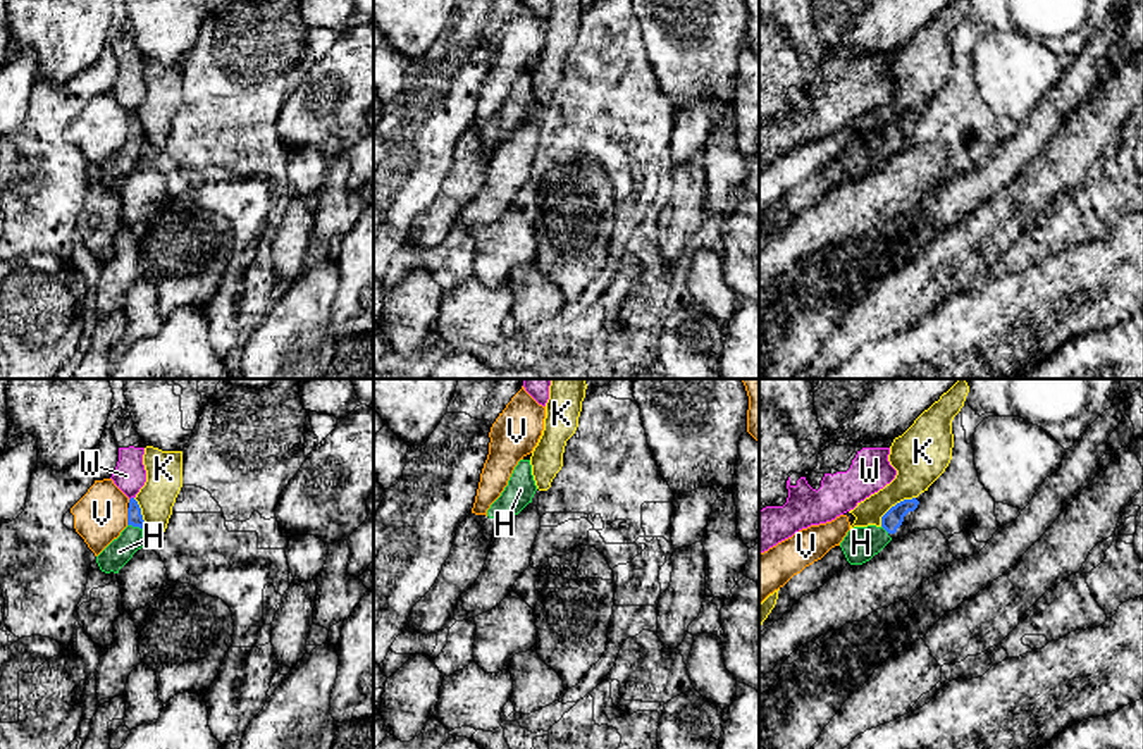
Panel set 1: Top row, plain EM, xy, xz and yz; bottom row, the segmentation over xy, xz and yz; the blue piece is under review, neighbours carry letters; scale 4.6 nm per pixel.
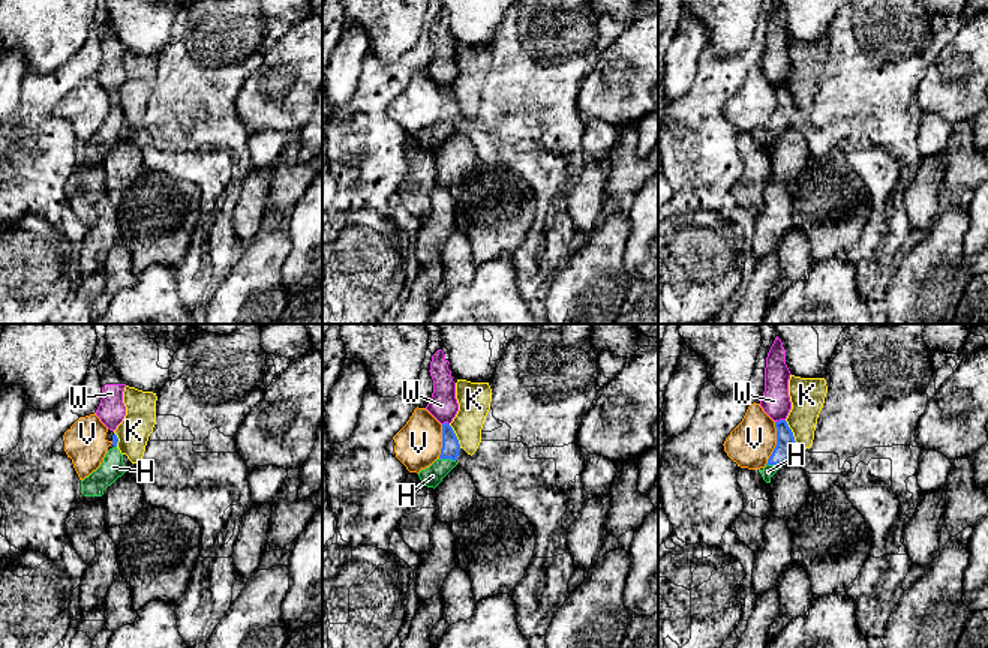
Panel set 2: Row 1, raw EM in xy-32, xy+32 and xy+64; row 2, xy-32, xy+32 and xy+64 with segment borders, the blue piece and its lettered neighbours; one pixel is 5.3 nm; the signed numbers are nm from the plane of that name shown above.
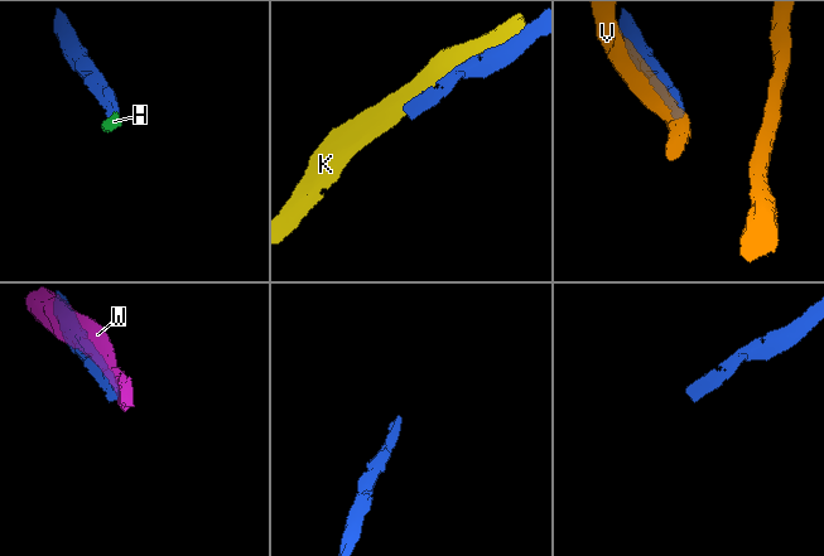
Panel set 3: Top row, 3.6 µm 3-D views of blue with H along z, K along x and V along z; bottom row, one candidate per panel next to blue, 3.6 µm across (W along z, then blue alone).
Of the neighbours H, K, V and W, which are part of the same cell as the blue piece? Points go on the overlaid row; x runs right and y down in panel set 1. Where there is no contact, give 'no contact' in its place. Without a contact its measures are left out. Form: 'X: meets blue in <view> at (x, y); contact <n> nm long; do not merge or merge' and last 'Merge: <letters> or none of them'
H: meets blue in xy at (135, 526); contact 80 nm long; merge
K: meets blue in yz at (895, 505); contact 220 nm long; do not merge
V: meets blue in xy at (128, 517); contact 80 nm long; do not merge
W: meets blue in xy at (131, 498); contact 30 nm long; do not merge
Merge: H

